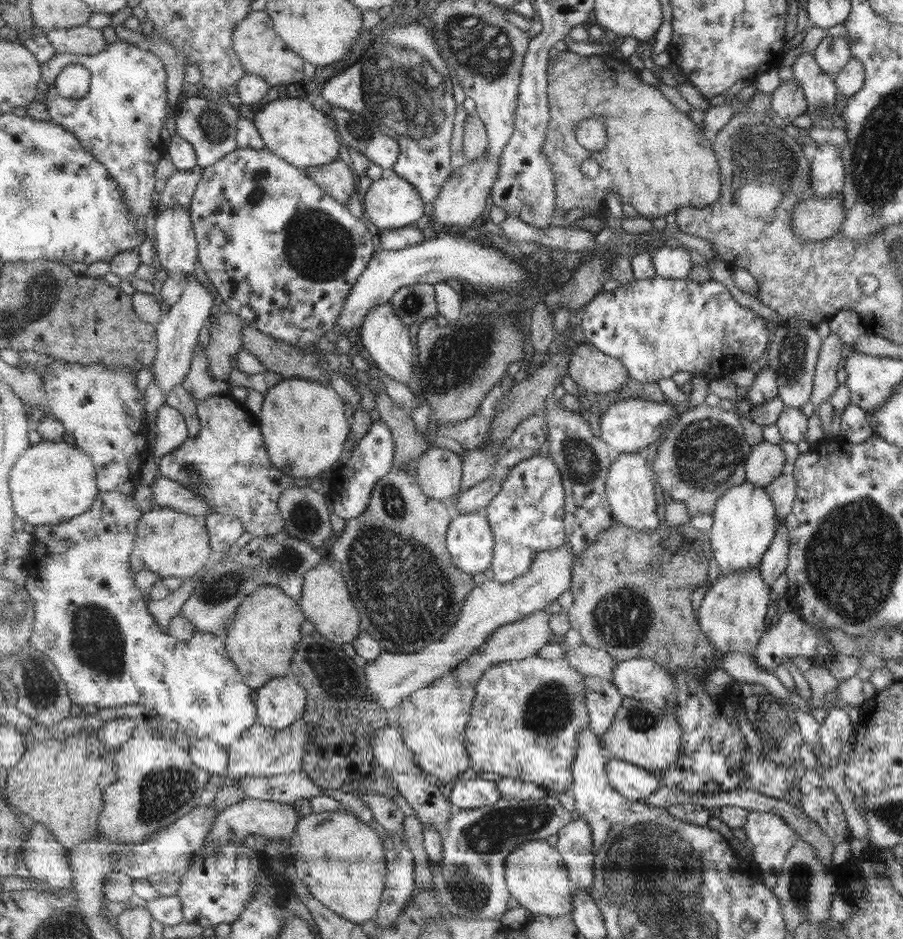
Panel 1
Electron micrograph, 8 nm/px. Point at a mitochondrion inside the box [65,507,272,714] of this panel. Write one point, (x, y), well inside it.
(96, 640)

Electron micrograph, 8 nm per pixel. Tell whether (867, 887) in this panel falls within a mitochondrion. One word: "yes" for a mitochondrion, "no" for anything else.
no

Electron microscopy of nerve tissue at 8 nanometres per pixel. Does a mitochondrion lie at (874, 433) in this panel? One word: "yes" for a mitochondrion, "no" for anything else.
no

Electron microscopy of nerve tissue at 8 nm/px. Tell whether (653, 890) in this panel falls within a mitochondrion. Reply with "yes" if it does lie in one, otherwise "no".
yes

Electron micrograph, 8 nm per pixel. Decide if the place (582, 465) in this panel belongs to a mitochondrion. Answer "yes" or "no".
yes

